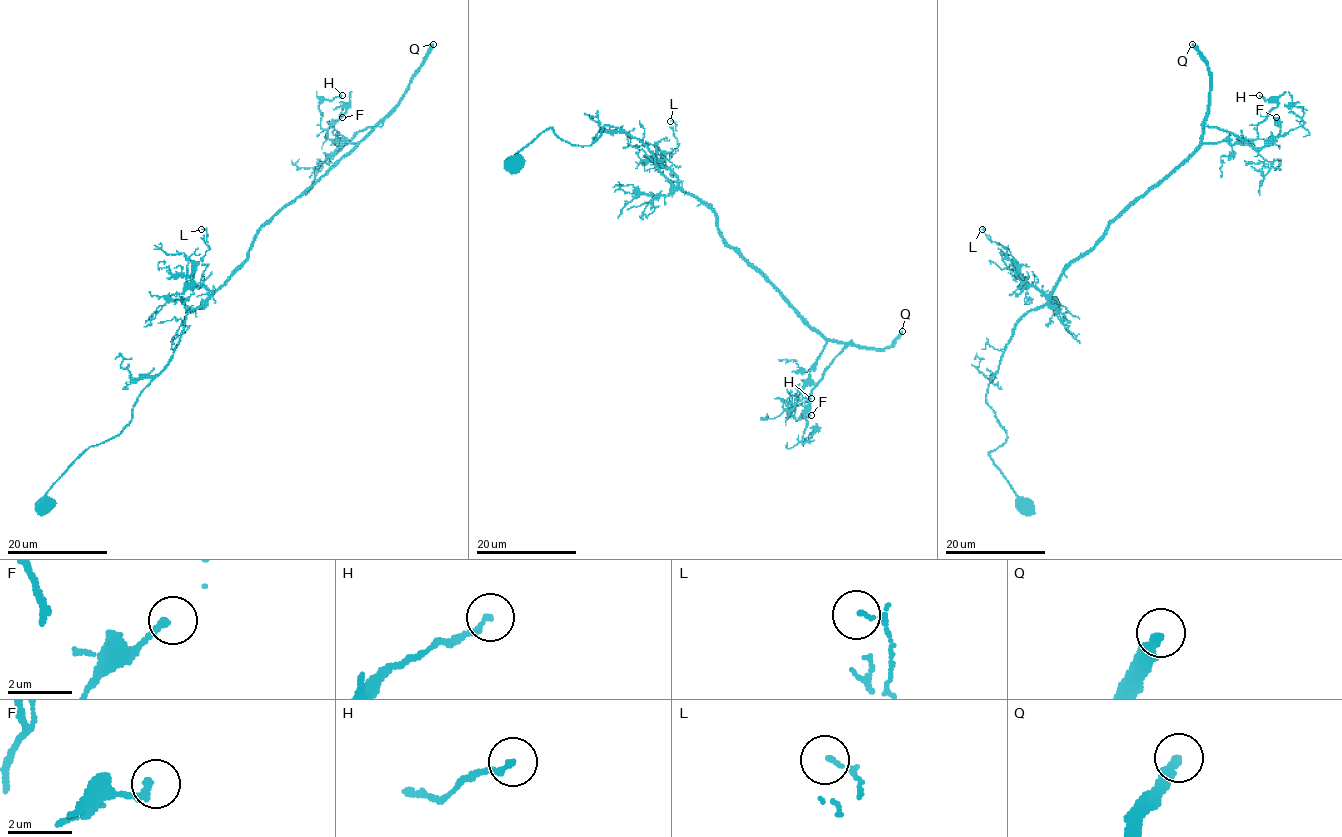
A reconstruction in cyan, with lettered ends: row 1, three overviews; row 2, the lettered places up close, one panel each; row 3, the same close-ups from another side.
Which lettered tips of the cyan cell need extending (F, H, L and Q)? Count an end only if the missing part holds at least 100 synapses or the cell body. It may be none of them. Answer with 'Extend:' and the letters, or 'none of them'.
Extend: Q

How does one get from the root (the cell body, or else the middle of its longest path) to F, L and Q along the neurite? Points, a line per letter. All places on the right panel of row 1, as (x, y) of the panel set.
F: (1024, 503), (989, 454), (1007, 430), (985, 399), (1014, 325), (1202, 144), (1276, 137), (1276, 117)
L: (1024, 503), (989, 454), (1007, 440), (1007, 430), (985, 394), (1014, 325), (1047, 298), (982, 229)
Q: (1024, 503), (989, 454), (1007, 440), (985, 399), (989, 379), (1014, 325), (1199, 144), (1209, 67), (1192, 44)

